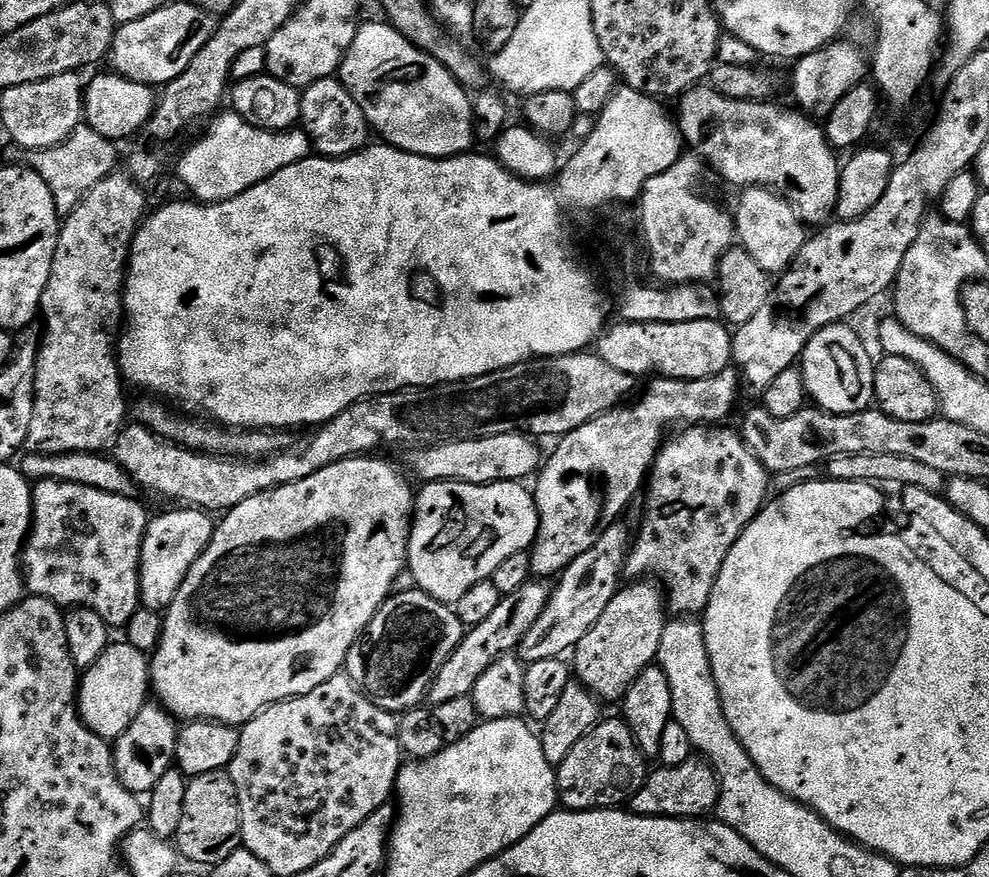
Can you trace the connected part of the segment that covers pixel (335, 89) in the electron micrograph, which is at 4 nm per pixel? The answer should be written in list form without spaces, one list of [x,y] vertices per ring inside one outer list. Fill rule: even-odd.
[[[339,79],[319,80],[306,89],[300,97],[302,110],[300,124],[303,131],[312,139],[312,147],[319,155],[329,158],[353,156],[369,143],[370,129],[363,110]]]

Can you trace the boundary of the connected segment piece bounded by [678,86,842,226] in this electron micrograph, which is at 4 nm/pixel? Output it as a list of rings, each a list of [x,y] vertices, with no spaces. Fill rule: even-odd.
[[[697,86],[685,92],[679,97],[678,105],[680,104],[680,120],[678,116],[678,131],[682,137],[683,143],[688,144],[693,153],[699,156],[704,161],[709,169],[712,168],[725,180],[728,184],[737,184],[737,189],[743,190],[746,188],[770,188],[773,190],[782,189],[782,195],[799,214],[800,219],[808,226],[824,226],[833,219],[836,211],[836,203],[838,202],[838,194],[840,193],[840,169],[841,161],[836,161],[837,153],[834,151],[831,144],[828,142],[827,136],[824,135],[823,127],[815,119],[809,118],[805,113],[799,110],[793,110],[791,107],[779,108],[776,102],[765,102],[762,100],[735,100],[734,98],[726,98],[722,94],[718,94],[711,86]]]

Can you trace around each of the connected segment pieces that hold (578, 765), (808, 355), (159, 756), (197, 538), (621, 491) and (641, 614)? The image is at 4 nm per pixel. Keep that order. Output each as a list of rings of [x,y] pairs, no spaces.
[[[623,718],[601,719],[594,730],[590,730],[590,734],[586,734],[586,738],[582,738],[556,768],[556,799],[559,807],[569,812],[594,812],[597,808],[619,809],[632,801],[634,794],[638,794],[638,790],[642,790],[648,781],[650,765],[647,763],[649,761]]]
[[[841,322],[818,330],[818,334],[814,334],[810,342],[806,342],[798,361],[811,403],[831,416],[866,412],[874,404],[874,356],[872,360],[867,346],[860,341],[859,334],[848,326]]]
[[[149,702],[142,706],[142,710],[138,710],[138,718],[134,718],[131,726],[116,739],[112,750],[116,777],[127,792],[147,794],[154,786],[158,786],[162,774],[173,767],[176,759],[177,735],[178,721],[164,709],[163,704]]]
[[[187,506],[175,510],[177,512],[164,512],[149,519],[140,551],[140,603],[158,613],[172,605],[174,594],[178,594],[186,574],[190,574],[190,566],[194,566],[206,550],[214,531],[214,520],[209,513]]]
[[[729,366],[722,370],[721,373],[714,374],[713,377],[698,378],[697,380],[674,380],[665,378],[653,379],[653,384],[644,392],[644,397],[641,398],[640,404],[636,404],[633,408],[624,408],[625,406],[617,406],[611,412],[607,412],[604,416],[594,418],[590,422],[586,422],[586,426],[578,426],[578,430],[574,430],[570,434],[559,437],[556,449],[552,452],[552,457],[547,457],[546,463],[541,467],[538,475],[535,477],[534,495],[536,497],[536,509],[538,510],[538,534],[530,549],[532,557],[532,574],[536,578],[548,578],[544,576],[552,576],[551,578],[559,577],[560,573],[566,571],[570,566],[570,562],[574,562],[574,558],[578,558],[578,554],[586,554],[586,550],[590,550],[590,546],[594,546],[594,542],[600,536],[602,529],[606,529],[612,524],[617,523],[621,519],[620,516],[628,508],[628,503],[635,498],[636,495],[641,495],[642,489],[645,487],[648,474],[652,470],[652,464],[656,461],[656,455],[660,452],[660,445],[666,439],[667,430],[671,424],[680,424],[676,426],[720,426],[725,423],[724,420],[732,412],[732,407],[740,400],[740,388],[742,389],[742,377],[735,367]]]
[[[632,582],[621,587],[610,606],[606,606],[602,618],[598,618],[586,638],[576,644],[575,679],[601,702],[623,701],[630,686],[634,686],[634,678],[656,664],[658,642],[662,642],[665,623],[666,601],[655,583]]]

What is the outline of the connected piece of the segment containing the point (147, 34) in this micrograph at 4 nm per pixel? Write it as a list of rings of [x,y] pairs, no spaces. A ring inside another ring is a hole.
[[[169,2],[137,21],[117,27],[110,53],[111,71],[134,82],[153,86],[169,84],[188,69],[190,62],[194,62],[194,54],[198,54],[198,50],[210,42],[216,33],[216,25],[217,21],[209,12],[203,12],[190,2]]]

